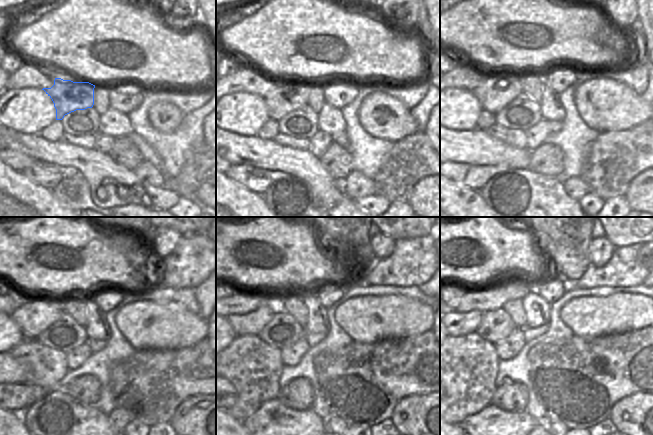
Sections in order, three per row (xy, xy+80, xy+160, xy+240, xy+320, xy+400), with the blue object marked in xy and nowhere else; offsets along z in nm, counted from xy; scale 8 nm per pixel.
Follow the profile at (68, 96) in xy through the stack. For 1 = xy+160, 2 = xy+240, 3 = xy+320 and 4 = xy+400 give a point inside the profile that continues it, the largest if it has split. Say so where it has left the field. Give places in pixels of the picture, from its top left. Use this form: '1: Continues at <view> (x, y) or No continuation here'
1: Continues at xy+160 (497, 91)
2: Continues at xy+240 (37, 316)
3: Continues at xy+320 (251, 324)
4: Continues at xy+400 (460, 324)

